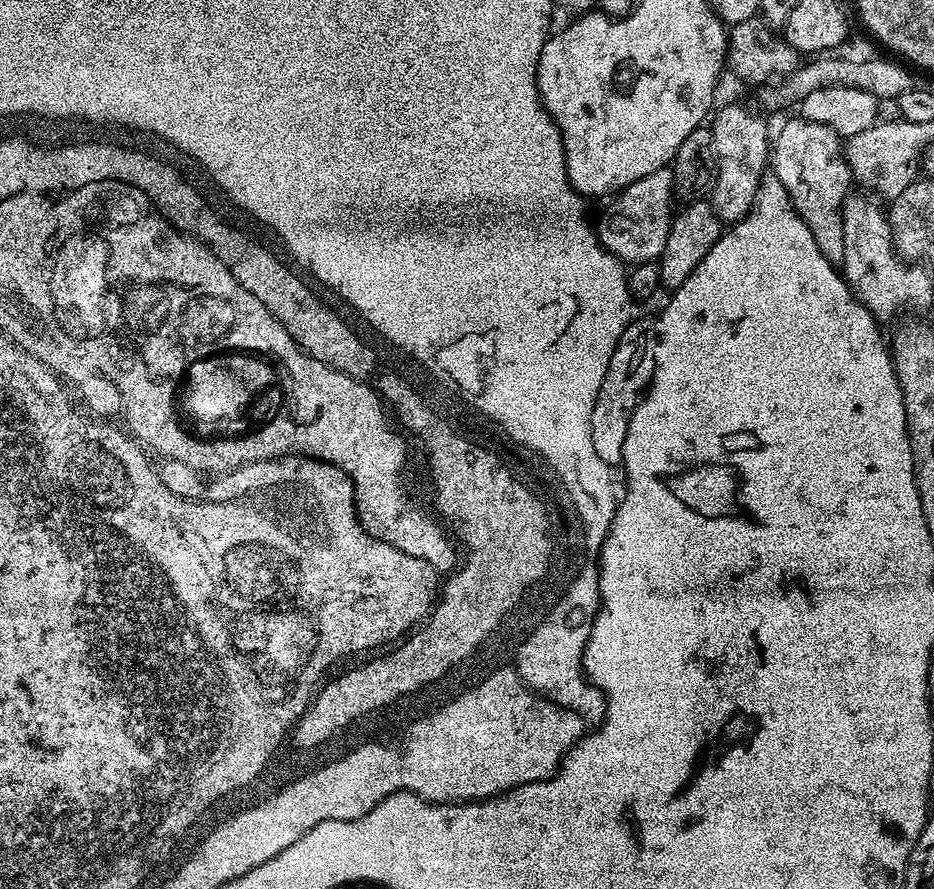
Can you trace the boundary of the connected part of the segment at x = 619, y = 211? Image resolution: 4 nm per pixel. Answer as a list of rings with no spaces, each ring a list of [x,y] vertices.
[[[663,168],[654,170],[654,174],[646,174],[646,178],[638,178],[638,182],[615,193],[607,204],[608,209],[594,224],[600,245],[628,266],[659,261],[662,250],[666,250],[666,238],[674,215],[671,171]]]

